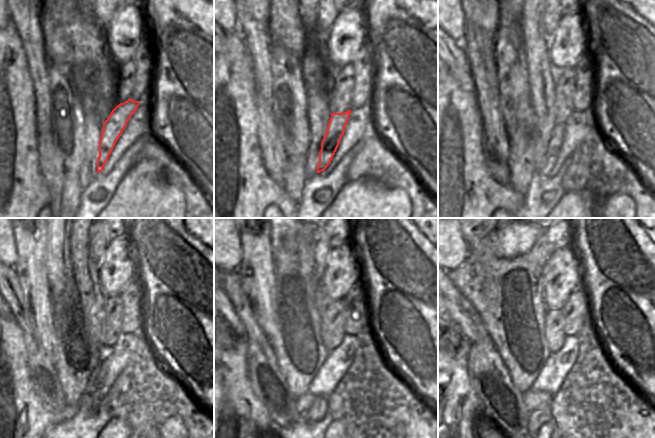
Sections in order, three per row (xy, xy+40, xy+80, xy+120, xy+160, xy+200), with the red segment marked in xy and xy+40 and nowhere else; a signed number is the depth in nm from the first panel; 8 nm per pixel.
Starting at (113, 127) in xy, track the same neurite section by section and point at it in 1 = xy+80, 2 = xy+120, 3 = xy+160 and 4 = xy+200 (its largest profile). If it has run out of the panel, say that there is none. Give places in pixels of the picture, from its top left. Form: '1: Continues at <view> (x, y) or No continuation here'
1: Continues at xy+80 (556, 139)
2: Continues at xy+120 (96, 397)
3: Continues at xy+160 (318, 409)
4: Continues at xy+200 (538, 417)

